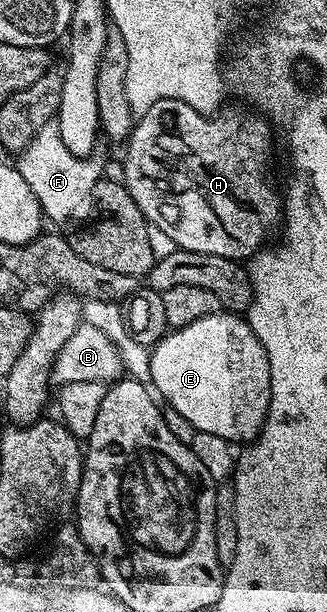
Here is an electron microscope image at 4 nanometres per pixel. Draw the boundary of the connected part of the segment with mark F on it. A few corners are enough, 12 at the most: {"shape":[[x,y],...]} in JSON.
{"shape":[[49,124],[18,155],[48,219],[63,222],[101,181]]}

